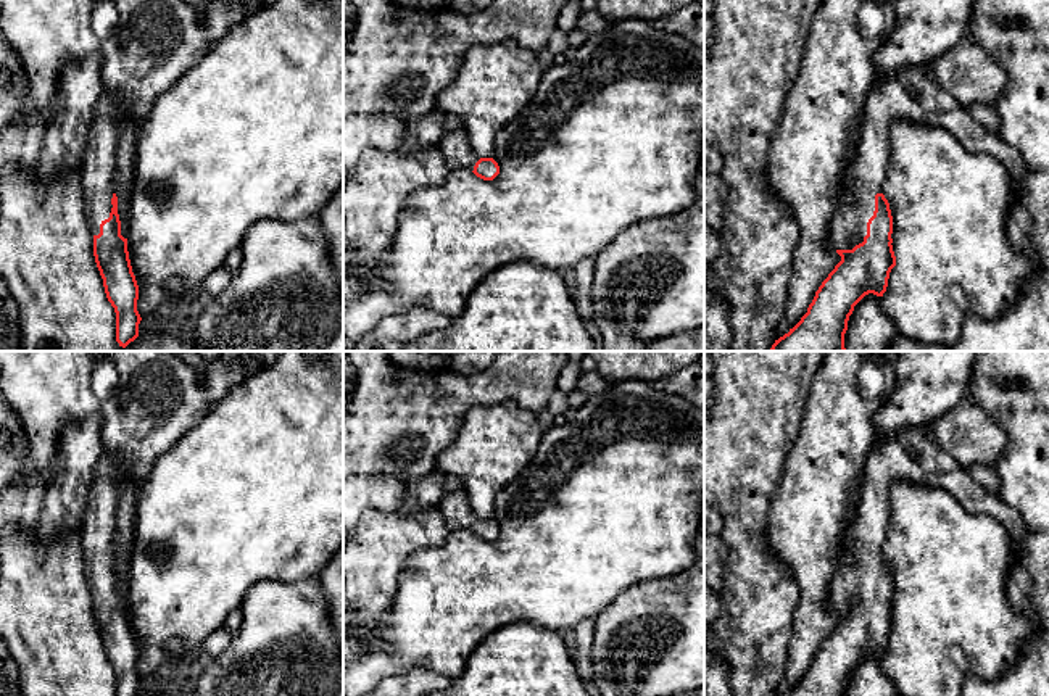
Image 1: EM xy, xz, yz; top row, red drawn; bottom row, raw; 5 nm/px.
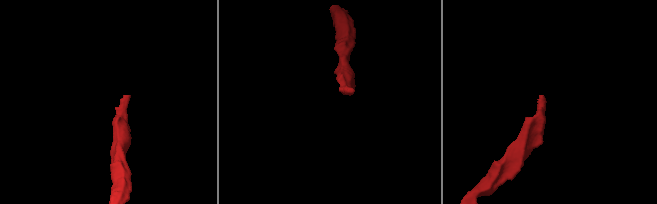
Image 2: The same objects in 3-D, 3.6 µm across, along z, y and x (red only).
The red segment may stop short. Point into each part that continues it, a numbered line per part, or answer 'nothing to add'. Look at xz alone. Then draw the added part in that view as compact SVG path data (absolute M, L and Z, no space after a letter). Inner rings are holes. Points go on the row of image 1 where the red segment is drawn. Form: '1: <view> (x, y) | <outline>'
1: xz (456, 150) | M464 129L446 135L440 143L440 151L450 169L474 171L475 163L480 160L471 148L471 142Z

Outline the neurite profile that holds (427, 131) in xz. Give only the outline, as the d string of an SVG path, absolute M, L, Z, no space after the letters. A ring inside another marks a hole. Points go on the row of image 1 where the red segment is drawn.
M435 108L432 113L406 122L406 134L400 151L414 153L440 147L442 140L458 129L462 129L462 122L458 116L446 114Z

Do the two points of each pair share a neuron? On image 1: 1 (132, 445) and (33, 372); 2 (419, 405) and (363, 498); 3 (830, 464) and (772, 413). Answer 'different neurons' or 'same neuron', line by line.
1: same neuron
2: different neurons
3: different neurons

